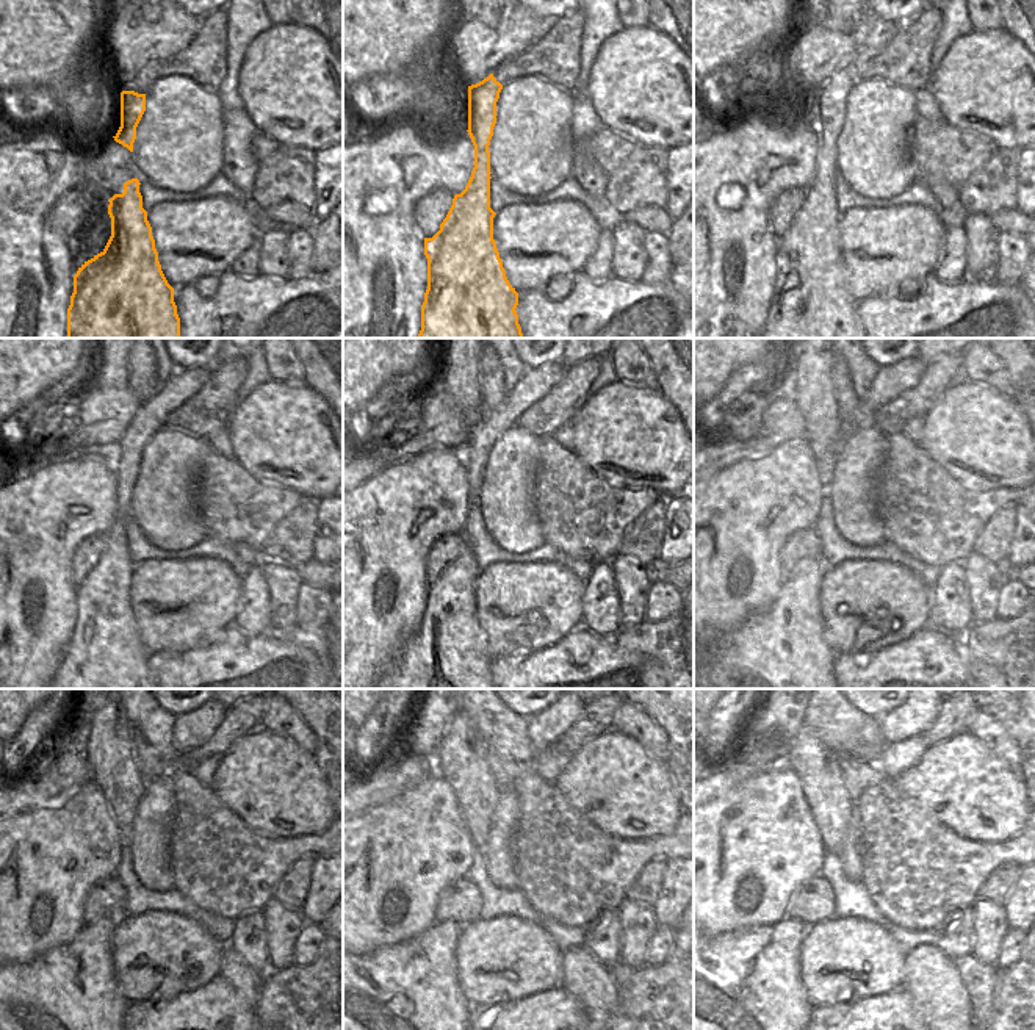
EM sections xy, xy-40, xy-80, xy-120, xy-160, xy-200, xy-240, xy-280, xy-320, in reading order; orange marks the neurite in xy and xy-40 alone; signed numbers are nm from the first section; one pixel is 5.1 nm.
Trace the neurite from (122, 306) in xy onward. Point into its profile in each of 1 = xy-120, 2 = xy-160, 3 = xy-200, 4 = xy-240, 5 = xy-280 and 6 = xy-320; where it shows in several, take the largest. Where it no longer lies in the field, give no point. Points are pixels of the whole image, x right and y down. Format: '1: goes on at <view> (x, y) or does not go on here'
1: goes on at xy-120 (105, 656)
2: goes on at xy-160 (448, 656)
3: goes on at xy-200 (778, 656)
4: goes on at xy-240 (64, 1007)
5: goes on at xy-280 (400, 1007)
6: goes on at xy-320 (732, 1007)

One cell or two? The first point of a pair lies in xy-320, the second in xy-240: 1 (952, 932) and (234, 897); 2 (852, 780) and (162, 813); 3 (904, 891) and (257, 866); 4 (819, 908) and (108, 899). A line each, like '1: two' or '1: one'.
1: two
2: two
3: one
4: one

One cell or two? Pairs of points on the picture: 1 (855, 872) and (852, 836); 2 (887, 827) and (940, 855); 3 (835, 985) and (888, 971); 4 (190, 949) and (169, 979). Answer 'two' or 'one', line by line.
1: one
2: one
3: one
4: one

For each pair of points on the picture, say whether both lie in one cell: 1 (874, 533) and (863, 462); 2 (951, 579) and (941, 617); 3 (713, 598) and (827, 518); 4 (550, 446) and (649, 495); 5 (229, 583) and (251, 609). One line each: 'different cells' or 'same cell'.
1: same cell
2: same cell
3: different cells
4: same cell
5: different cells

